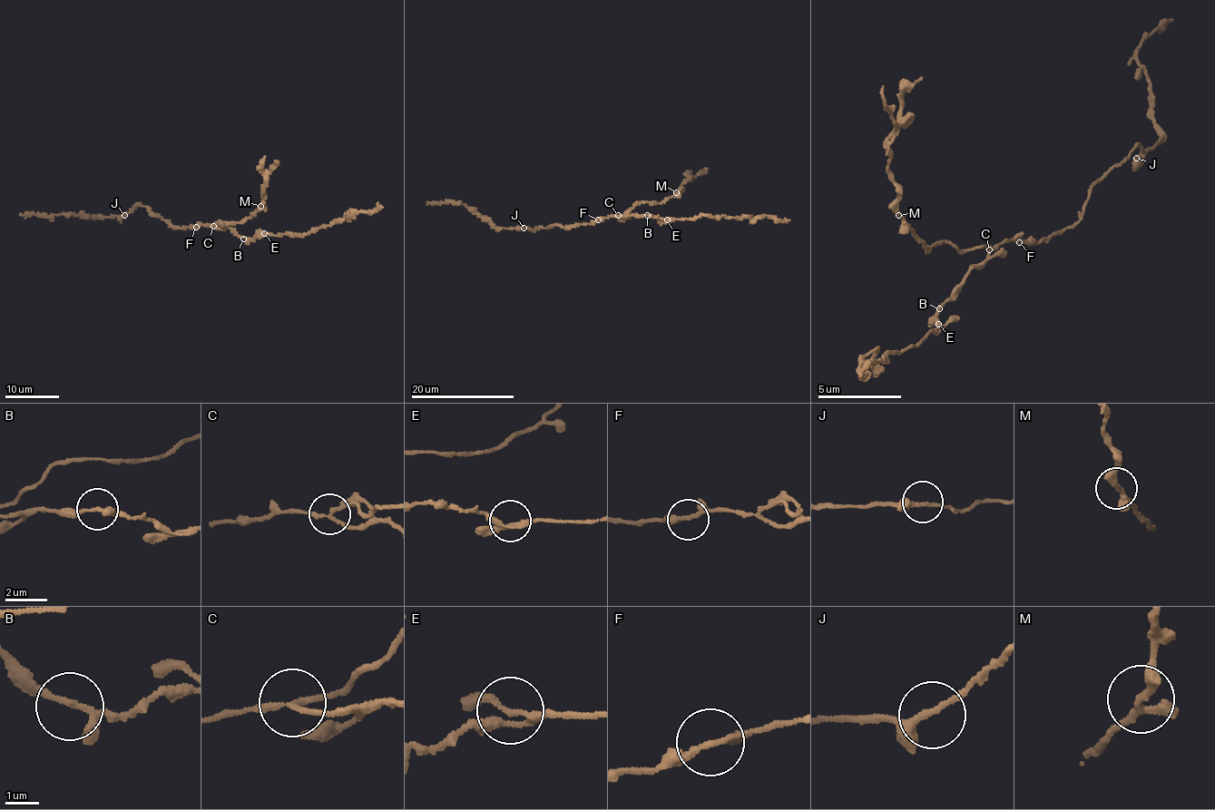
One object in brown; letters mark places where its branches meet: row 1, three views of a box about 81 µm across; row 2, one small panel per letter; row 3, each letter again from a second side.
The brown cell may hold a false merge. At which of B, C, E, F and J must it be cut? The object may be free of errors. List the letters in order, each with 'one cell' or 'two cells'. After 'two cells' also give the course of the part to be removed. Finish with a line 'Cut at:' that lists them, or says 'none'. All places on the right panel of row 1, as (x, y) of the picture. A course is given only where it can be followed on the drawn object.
B: one cell
C: two cells; foreign part runs (990, 251), (985, 248), (945, 244), (926, 255), (922, 238), (903, 221), (887, 159), (896, 120), (882, 84)
E: one cell
F: one cell
J: one cell
Cut at: C

